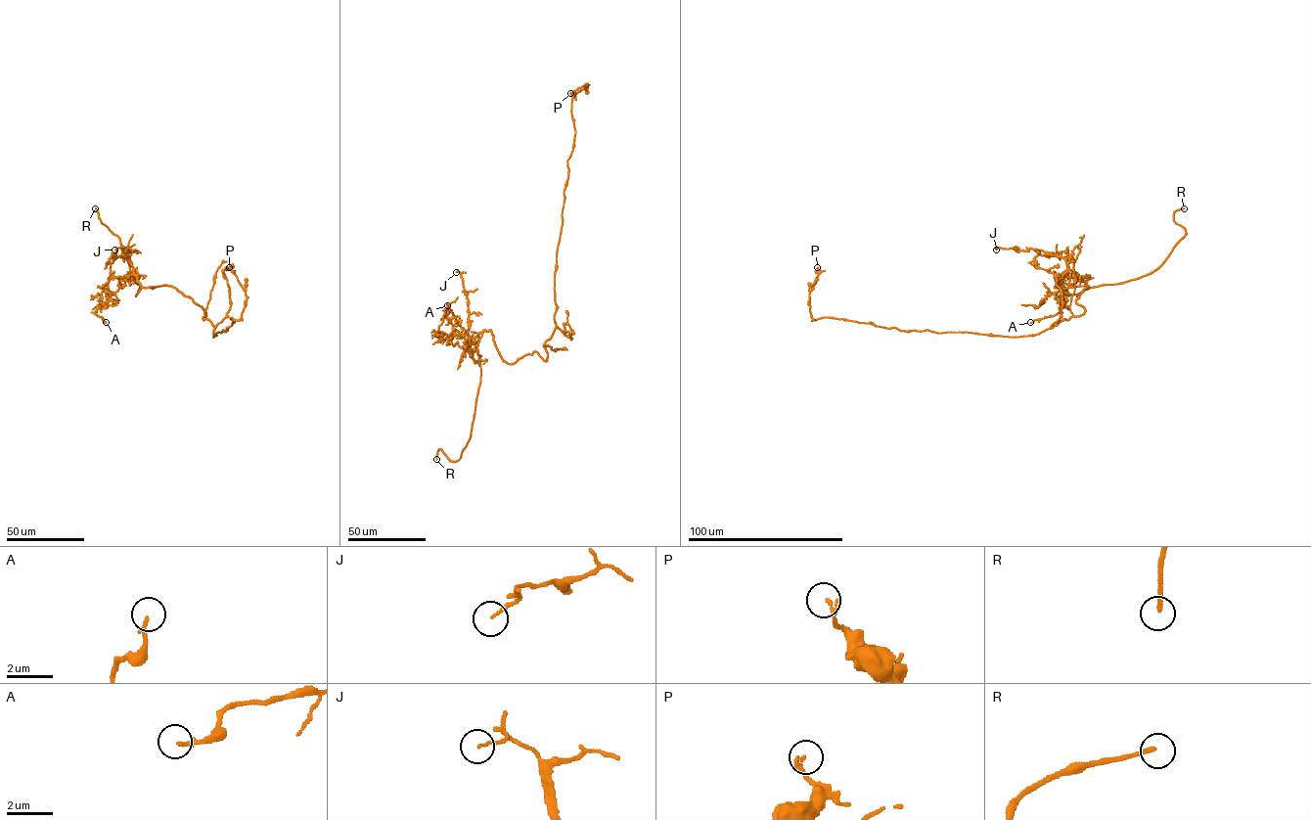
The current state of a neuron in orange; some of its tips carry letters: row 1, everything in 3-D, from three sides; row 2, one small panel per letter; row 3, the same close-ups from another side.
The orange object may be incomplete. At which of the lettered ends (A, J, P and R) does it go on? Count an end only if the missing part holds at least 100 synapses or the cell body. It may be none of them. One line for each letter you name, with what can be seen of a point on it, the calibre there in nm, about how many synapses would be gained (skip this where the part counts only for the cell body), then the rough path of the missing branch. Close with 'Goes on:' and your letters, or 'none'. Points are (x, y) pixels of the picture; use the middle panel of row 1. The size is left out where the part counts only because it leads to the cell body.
R: at (436, 459); 190 nm thick
Goes on: R

